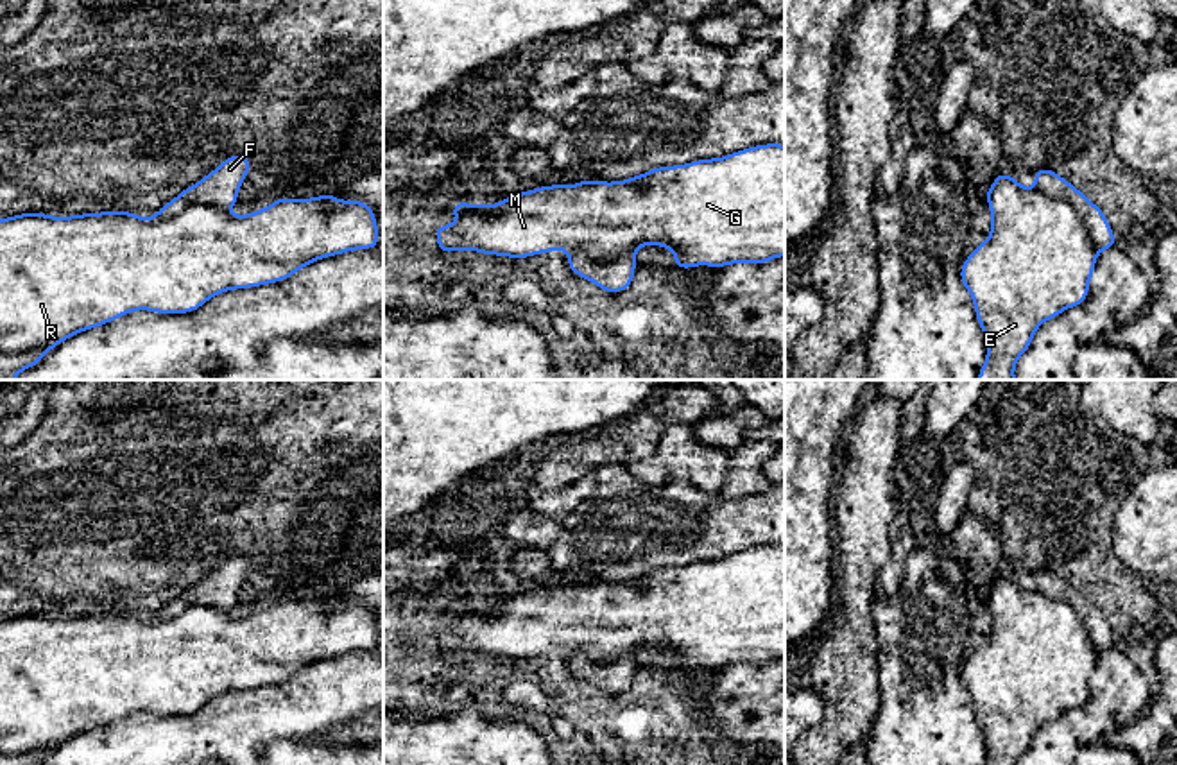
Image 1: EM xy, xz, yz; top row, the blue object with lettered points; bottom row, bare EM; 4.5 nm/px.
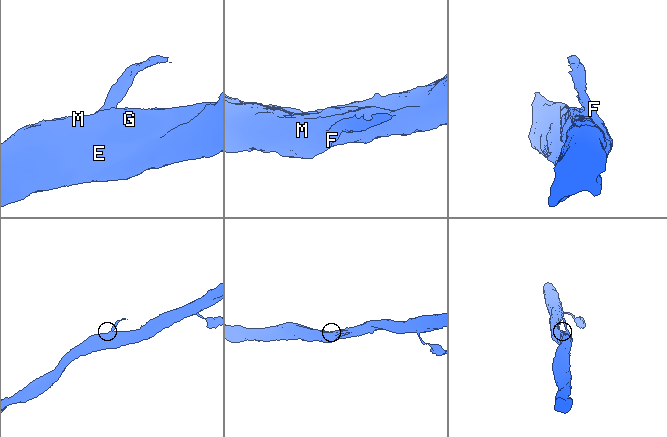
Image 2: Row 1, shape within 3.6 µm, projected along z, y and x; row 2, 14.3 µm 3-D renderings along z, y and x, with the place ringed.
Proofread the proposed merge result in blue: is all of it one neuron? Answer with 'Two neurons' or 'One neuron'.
Two neurons

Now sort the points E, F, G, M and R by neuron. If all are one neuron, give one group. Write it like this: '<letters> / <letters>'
E G M R / F

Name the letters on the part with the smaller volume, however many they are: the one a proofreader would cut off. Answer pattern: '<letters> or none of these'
F

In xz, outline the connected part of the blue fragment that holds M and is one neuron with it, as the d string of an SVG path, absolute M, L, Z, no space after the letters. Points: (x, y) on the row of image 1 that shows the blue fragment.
M765 143L722 158L656 167L623 181L552 185L520 192L491 206L459 201L455 224L434 235L441 253L477 251L528 258L550 251L582 251L593 262L611 262L641 245L670 249L674 267L761 265L785 256L785 145Z

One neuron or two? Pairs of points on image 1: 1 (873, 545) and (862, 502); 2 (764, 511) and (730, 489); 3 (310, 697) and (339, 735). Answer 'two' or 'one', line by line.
1: one
2: two
3: two

